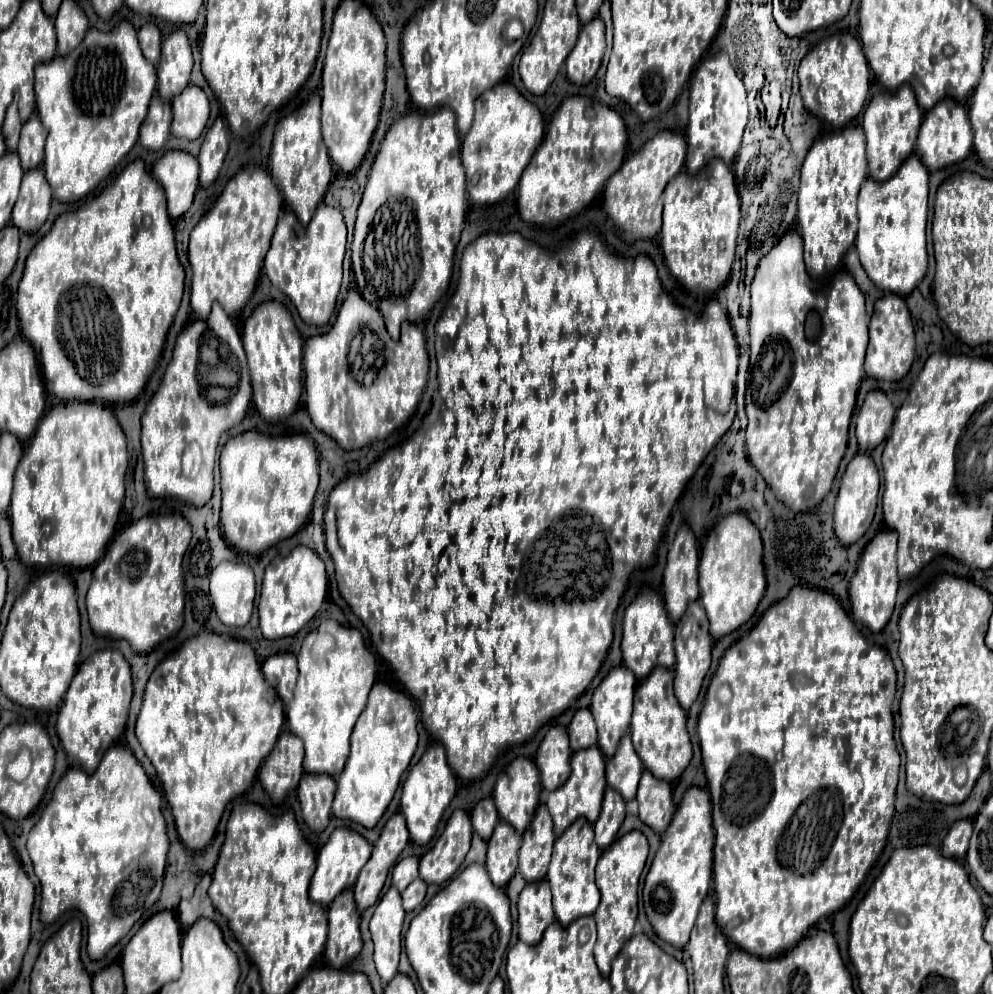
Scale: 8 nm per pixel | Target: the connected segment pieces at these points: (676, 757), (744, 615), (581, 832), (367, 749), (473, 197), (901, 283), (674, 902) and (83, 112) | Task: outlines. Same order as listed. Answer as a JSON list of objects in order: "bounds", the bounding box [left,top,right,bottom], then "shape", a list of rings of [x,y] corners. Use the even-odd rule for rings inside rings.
[{"bounds":[631,668,691,782],"shape":[[[655,668],[635,690],[635,708],[631,718],[631,740],[647,772],[665,782],[675,782],[691,760],[691,740],[685,728],[687,716],[673,694],[673,670]]]},{"bounds":[699,514,765,640],"shape":[[[745,514],[725,516],[725,520],[721,520],[707,536],[699,560],[699,602],[707,612],[709,634],[713,640],[721,640],[723,636],[735,632],[755,614],[765,592],[761,554],[763,544],[759,530]]]},{"bounds":[547,818,601,928],"shape":[[[583,818],[575,820],[563,836],[557,838],[553,860],[549,864],[547,882],[553,892],[553,908],[555,908],[555,920],[563,928],[567,928],[573,920],[581,916],[593,916],[599,904],[599,888],[595,884],[595,864],[599,860],[601,852],[593,840],[593,826],[585,822]]]},{"bounds":[333,682,417,830],"shape":[[[377,682],[373,686],[367,708],[359,716],[351,736],[349,760],[337,778],[337,792],[333,802],[335,818],[353,820],[369,830],[377,826],[395,796],[401,774],[409,768],[415,754],[417,718],[417,708],[399,688],[387,682]]]},{"bounds":[461,82,545,206],"shape":[[[501,82],[487,90],[475,106],[473,126],[461,148],[461,162],[467,170],[469,200],[475,206],[491,206],[505,200],[519,184],[519,178],[537,152],[543,134],[545,124],[541,112],[527,102],[513,84]]]},{"bounds":[855,154,929,296],"shape":[[[913,154],[893,180],[875,182],[865,180],[859,192],[859,232],[855,248],[863,270],[871,282],[885,290],[897,292],[897,296],[909,296],[927,274],[927,204],[929,196],[929,172],[921,164],[919,156]]]},{"bounds":[643,788,713,948],"shape":[[[691,788],[677,808],[671,826],[661,838],[659,852],[647,872],[643,886],[643,904],[647,918],[661,940],[675,948],[685,948],[699,906],[709,894],[713,868],[713,822],[711,798],[705,788]]]},{"bounds":[35,22,157,202],"shape":[[[119,22],[111,32],[89,30],[79,48],[67,58],[53,58],[35,70],[35,102],[41,124],[47,128],[43,170],[51,192],[61,202],[75,202],[89,194],[103,178],[107,178],[121,158],[133,148],[139,128],[147,116],[149,102],[157,88],[155,66],[149,64],[137,42],[137,32],[129,22]]]}]

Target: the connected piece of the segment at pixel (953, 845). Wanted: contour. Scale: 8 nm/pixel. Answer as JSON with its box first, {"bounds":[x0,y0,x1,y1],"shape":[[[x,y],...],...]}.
{"bounds":[941,820,973,860],"shape":[[[959,820],[957,824],[953,824],[953,828],[949,830],[949,834],[945,836],[943,846],[941,846],[943,856],[963,860],[965,854],[967,854],[971,832],[973,832],[973,822],[971,820]]]}

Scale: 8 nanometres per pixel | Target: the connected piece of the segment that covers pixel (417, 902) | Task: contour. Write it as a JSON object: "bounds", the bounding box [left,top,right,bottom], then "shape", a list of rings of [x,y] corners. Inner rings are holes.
{"bounds":[401,878,427,912],"shape":[[[421,878],[413,880],[413,882],[407,886],[407,890],[401,894],[405,912],[411,912],[411,910],[415,910],[417,906],[421,906],[425,894],[427,894],[427,884],[425,884]]]}

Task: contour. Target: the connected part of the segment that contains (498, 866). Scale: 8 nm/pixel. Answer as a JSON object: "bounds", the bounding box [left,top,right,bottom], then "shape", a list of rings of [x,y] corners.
{"bounds":[487,822,521,888],"shape":[[[499,822],[493,830],[493,836],[487,842],[487,872],[495,886],[505,888],[513,874],[517,872],[517,856],[521,838],[513,826],[507,822]]]}

